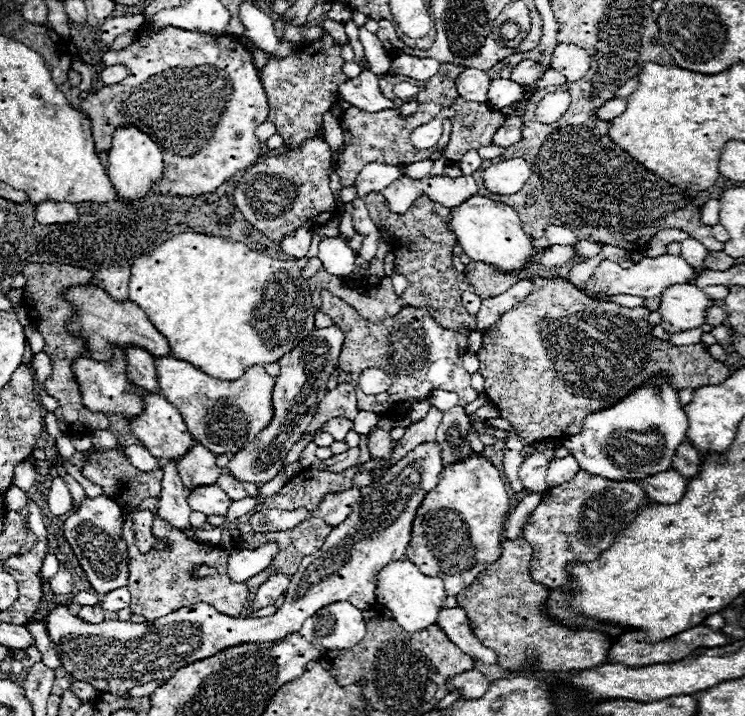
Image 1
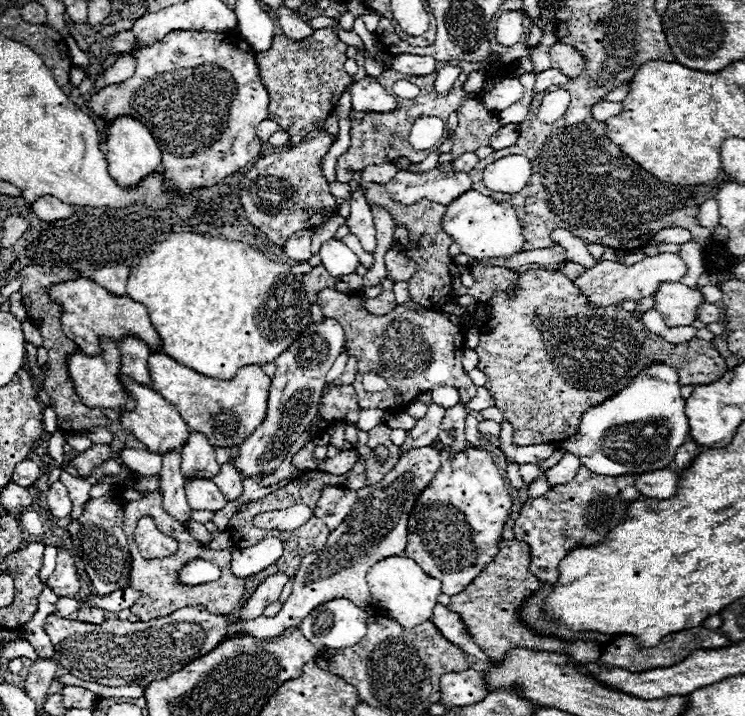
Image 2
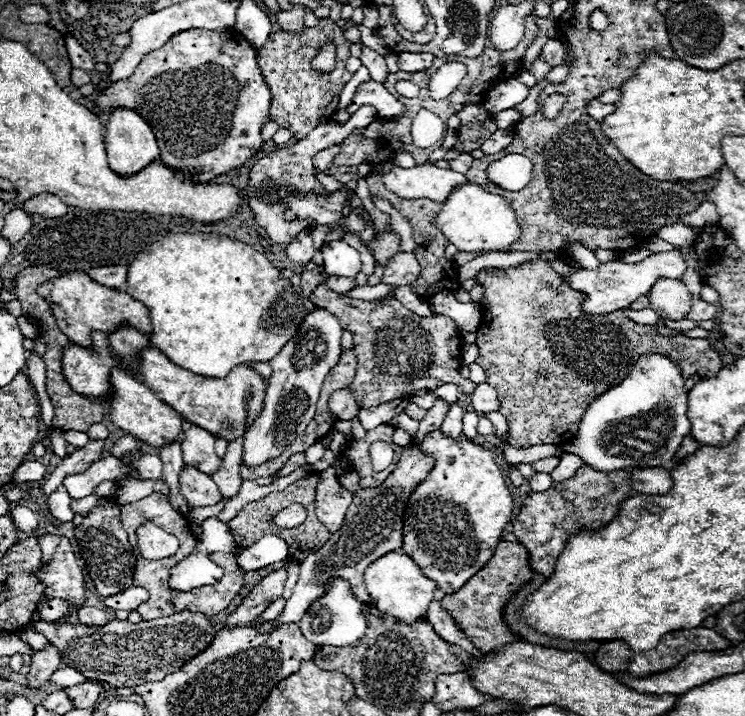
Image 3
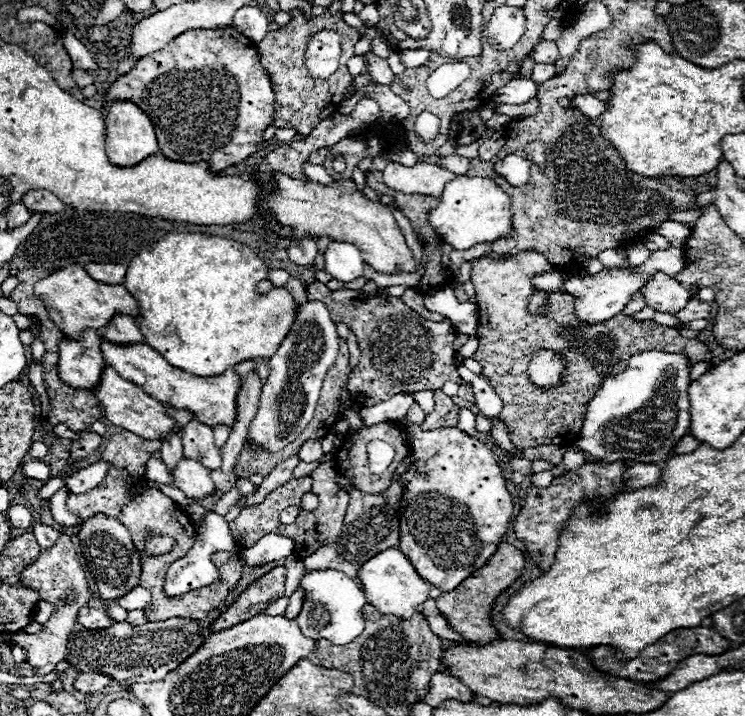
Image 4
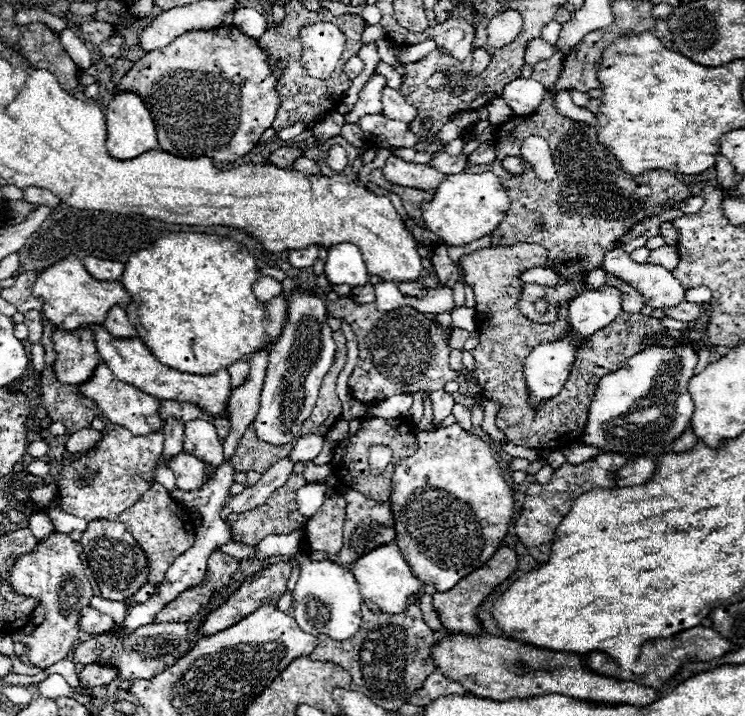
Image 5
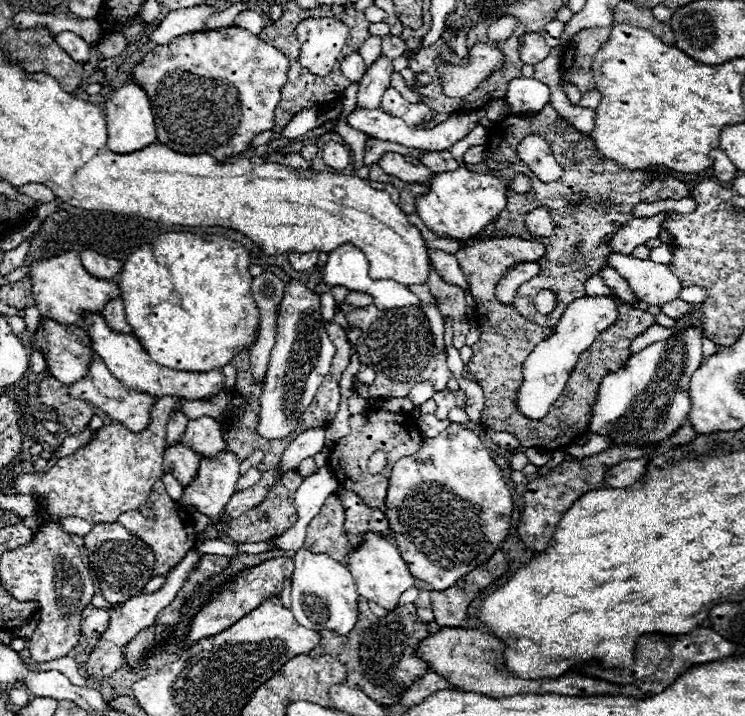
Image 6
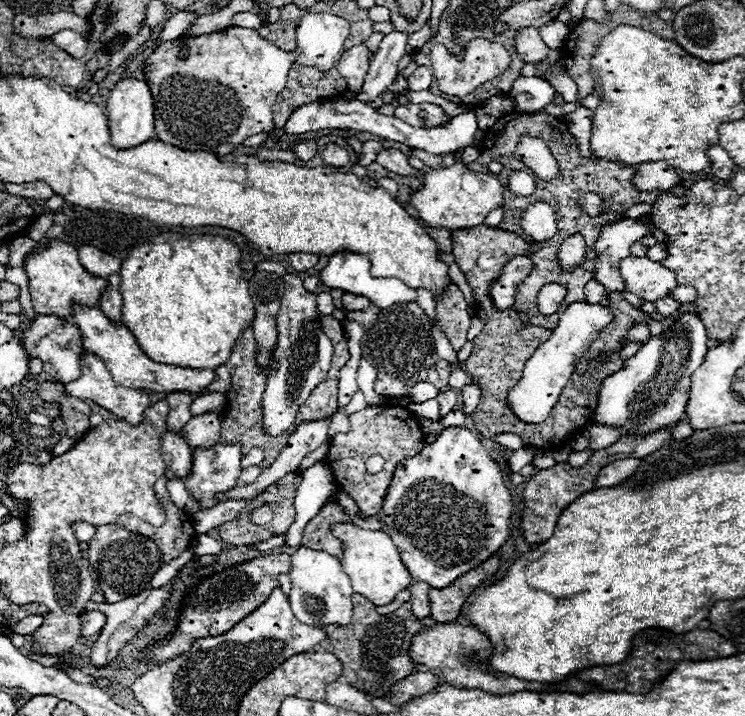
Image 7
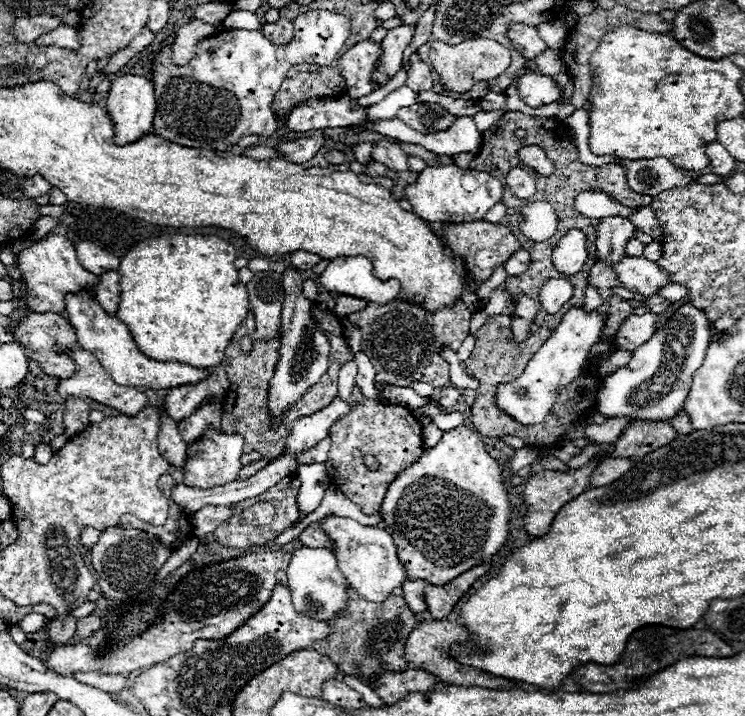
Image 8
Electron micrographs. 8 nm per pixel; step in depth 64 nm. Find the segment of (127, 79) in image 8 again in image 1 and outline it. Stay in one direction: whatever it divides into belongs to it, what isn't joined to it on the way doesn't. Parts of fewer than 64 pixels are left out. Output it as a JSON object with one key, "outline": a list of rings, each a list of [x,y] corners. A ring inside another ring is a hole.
{"outline":[[[126,124],[122,128],[116,128],[112,134],[112,148],[106,154],[106,174],[124,202],[138,202],[146,198],[150,188],[156,186],[164,176],[162,152],[146,132]]]}

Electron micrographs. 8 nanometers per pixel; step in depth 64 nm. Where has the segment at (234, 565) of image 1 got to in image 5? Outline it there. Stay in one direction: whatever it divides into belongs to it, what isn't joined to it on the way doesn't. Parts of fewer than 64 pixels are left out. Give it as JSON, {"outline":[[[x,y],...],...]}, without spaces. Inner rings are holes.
{"outline":[[[298,528],[286,536],[266,536],[256,550],[256,558],[268,556],[290,556],[300,550],[300,540],[304,538],[304,528]]]}

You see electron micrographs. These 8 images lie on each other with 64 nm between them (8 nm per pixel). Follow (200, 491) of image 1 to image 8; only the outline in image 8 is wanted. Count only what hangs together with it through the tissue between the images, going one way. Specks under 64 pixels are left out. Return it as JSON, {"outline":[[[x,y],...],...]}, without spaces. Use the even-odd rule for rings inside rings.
{"outline":[[[162,412],[160,414],[160,434],[158,434],[158,448],[160,454],[174,466],[174,468],[182,468],[186,462],[186,442],[182,438],[182,434],[176,428],[176,422]]]}

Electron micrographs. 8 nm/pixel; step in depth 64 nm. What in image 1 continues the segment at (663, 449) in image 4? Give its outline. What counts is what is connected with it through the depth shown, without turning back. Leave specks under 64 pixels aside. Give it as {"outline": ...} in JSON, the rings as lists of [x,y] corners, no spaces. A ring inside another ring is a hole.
{"outline":[[[654,374],[618,404],[586,416],[580,434],[562,440],[580,468],[608,480],[642,480],[672,468],[676,448],[686,440],[688,420],[678,390],[668,384],[666,374]]]}

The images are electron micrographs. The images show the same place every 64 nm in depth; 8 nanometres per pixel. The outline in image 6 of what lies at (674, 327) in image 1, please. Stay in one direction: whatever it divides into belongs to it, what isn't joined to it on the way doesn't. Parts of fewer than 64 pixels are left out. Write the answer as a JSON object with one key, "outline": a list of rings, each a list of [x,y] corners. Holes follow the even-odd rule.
{"outline":[[[610,254],[608,264],[614,266],[618,274],[630,284],[632,292],[650,306],[672,302],[682,290],[680,280],[664,264],[622,254]]]}

